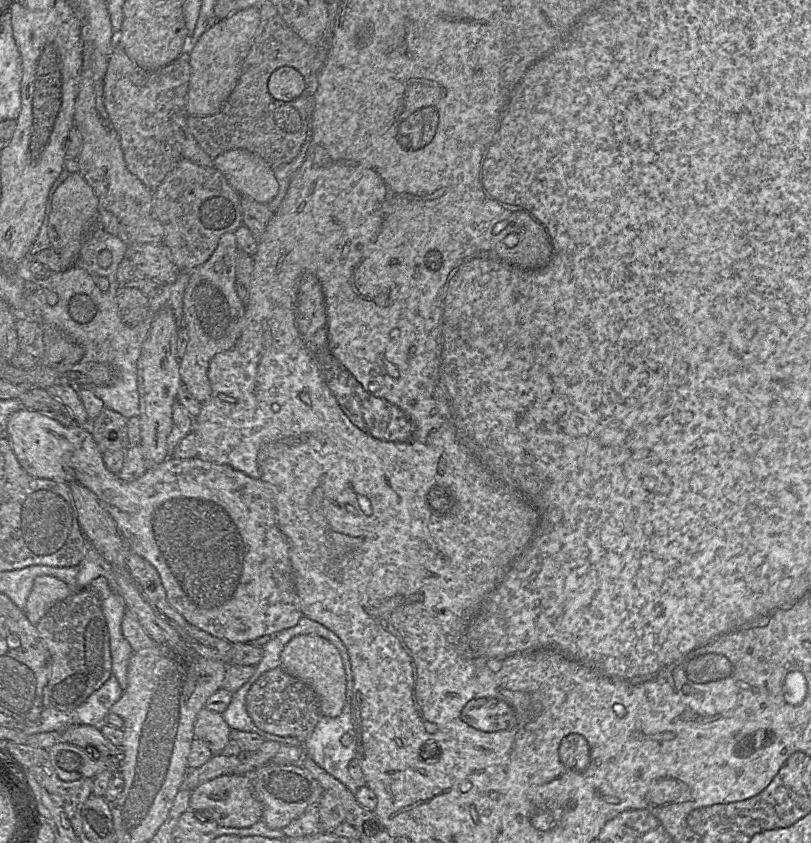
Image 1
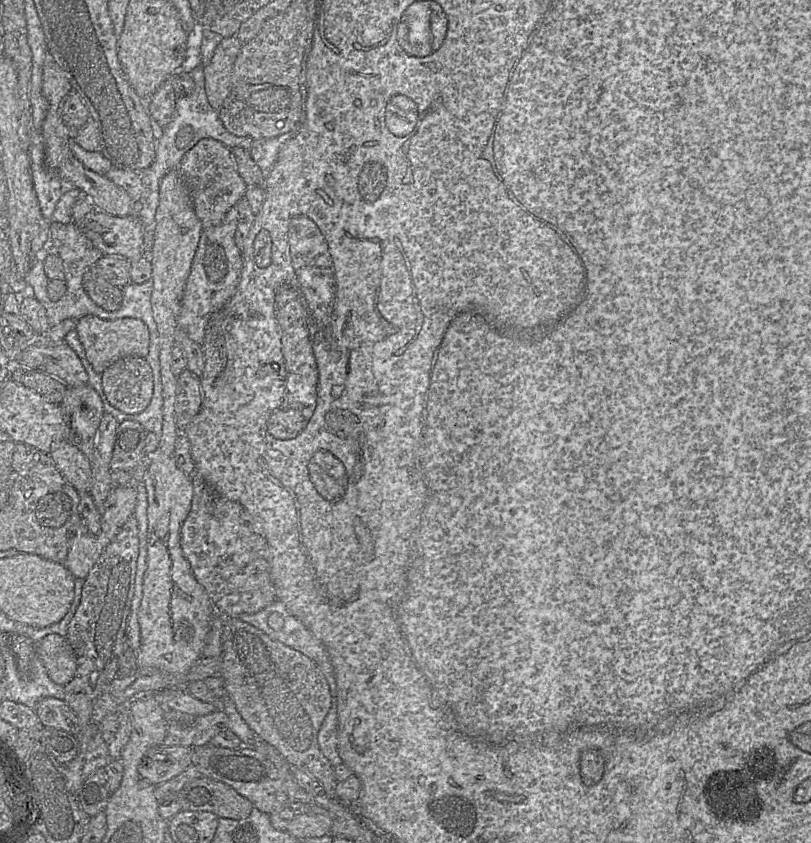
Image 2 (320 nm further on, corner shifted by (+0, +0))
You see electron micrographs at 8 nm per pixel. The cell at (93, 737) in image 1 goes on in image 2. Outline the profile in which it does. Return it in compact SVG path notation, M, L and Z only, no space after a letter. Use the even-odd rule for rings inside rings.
M53 697L42 699L35 709L40 725L45 728L63 730L74 736L80 731L80 725L75 713L64 700Z

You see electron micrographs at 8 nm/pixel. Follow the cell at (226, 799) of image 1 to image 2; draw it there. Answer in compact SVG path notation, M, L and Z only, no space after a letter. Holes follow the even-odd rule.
M208 777L195 779L180 791L186 811L208 811L219 818L246 821L254 805L231 786Z

